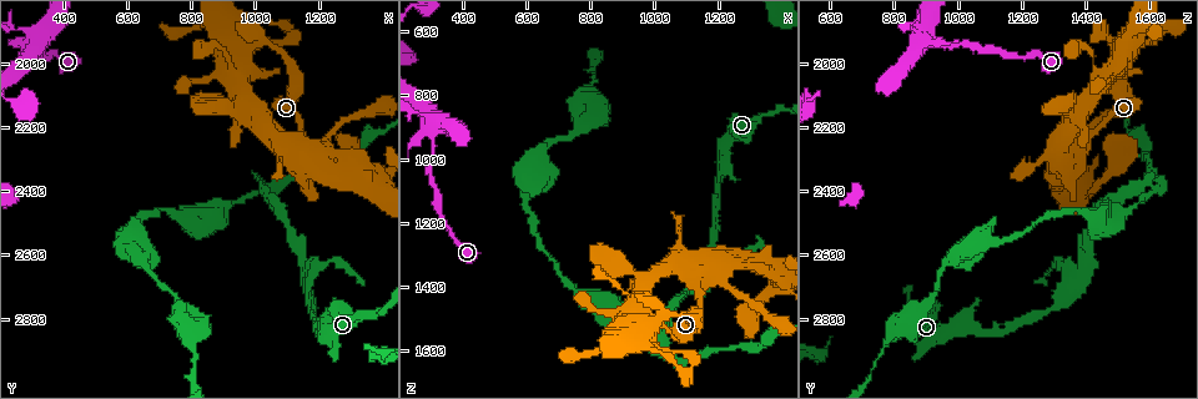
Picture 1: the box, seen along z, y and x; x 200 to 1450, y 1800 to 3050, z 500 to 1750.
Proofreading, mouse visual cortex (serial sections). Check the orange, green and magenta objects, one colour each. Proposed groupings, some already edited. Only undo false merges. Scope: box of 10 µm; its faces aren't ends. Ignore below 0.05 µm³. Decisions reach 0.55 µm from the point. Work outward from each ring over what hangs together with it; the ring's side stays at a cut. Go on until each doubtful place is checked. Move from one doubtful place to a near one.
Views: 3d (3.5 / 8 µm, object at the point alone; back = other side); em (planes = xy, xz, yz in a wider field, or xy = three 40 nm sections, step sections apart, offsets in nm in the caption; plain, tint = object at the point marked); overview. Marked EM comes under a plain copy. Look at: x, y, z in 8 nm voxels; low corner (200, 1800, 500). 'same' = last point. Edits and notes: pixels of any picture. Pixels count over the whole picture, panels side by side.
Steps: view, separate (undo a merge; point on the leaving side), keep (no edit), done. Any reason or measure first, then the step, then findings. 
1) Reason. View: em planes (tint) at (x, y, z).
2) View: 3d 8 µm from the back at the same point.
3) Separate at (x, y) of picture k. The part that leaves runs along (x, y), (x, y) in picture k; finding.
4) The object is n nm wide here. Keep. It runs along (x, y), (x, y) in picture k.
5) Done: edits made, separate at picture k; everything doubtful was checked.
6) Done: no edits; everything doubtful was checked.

View: 3d 8 µm at (960, 1930, 1530).

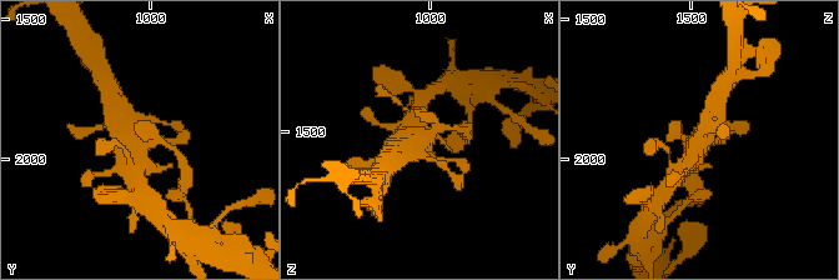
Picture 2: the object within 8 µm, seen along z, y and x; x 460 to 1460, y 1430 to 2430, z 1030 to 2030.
Now the EM. View: em xy step 3 (tint) at the same point.

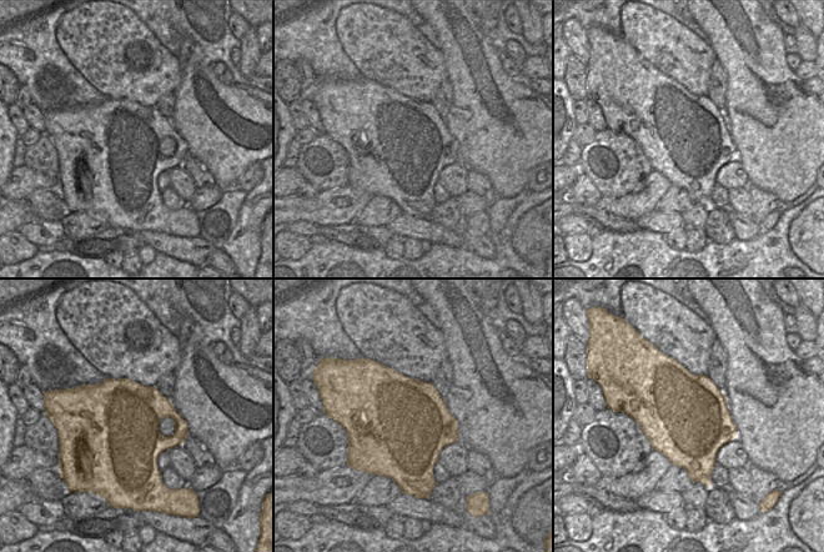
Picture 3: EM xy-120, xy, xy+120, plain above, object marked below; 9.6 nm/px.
Keep. It runs along (433, 131), (383, 159) in picture 2; continuous, no second cell.

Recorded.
Branch point. View: 3d 3.5 µm at (1160, 2720, 1340).

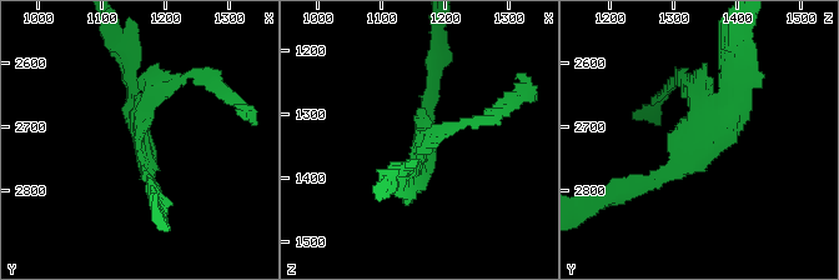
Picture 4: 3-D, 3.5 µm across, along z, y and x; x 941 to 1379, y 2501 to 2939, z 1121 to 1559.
Shape alone is not enough. View: em planes (tint) at (1165, 2710, 1350).

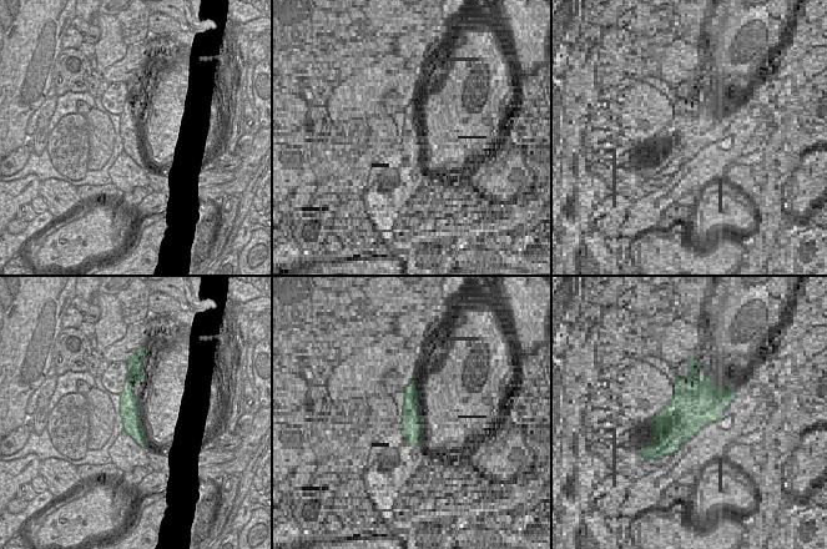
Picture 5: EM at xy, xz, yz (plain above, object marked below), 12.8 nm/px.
Keep. It runs along (643, 186), (723, 114), (729, 60) in picture 4; one cell here.

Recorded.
Sharp bend. View: 3d 3.5 µm at (1020, 2400, 1620).

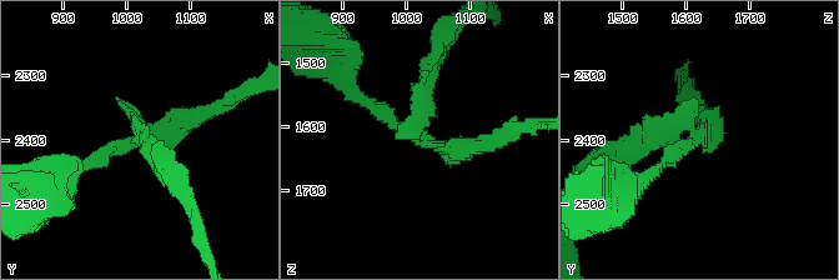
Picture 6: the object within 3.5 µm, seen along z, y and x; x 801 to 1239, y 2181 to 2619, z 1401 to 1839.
Keep. It runs along (430, 64), (422, 138), (361, 100) in picture 6; all the same cell.

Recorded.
Done: no edits; everything doubtful was checked.

